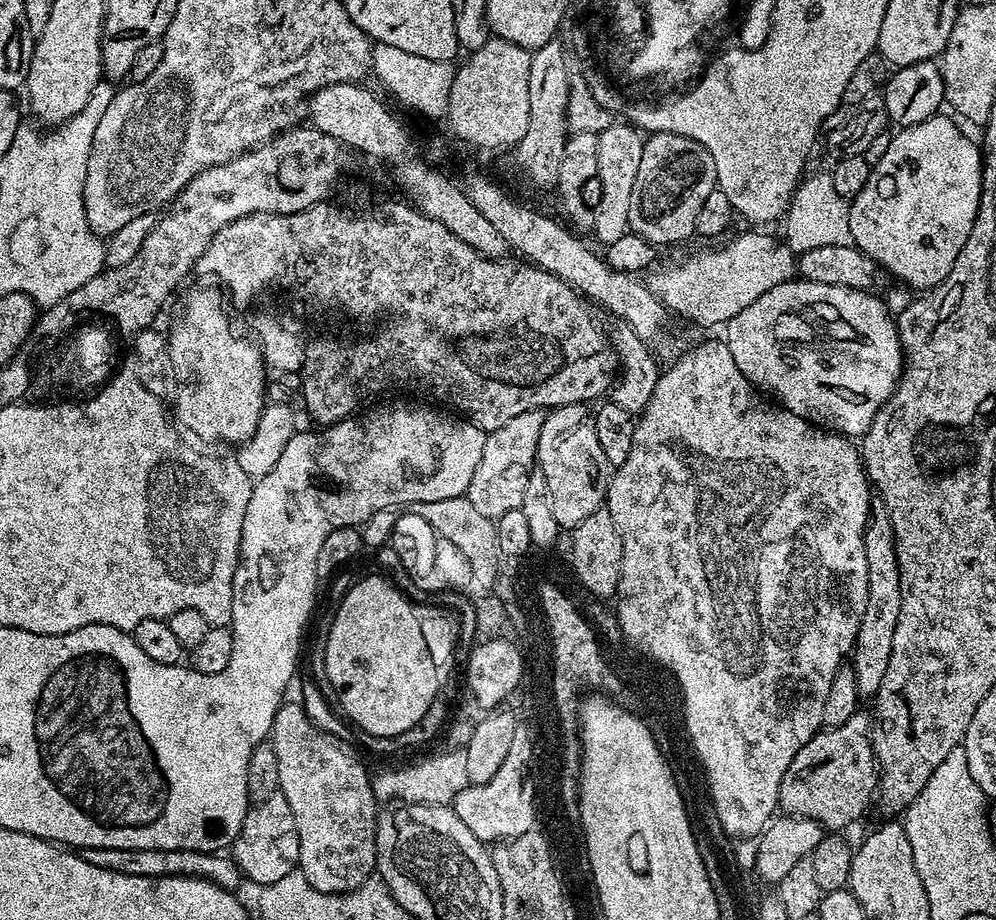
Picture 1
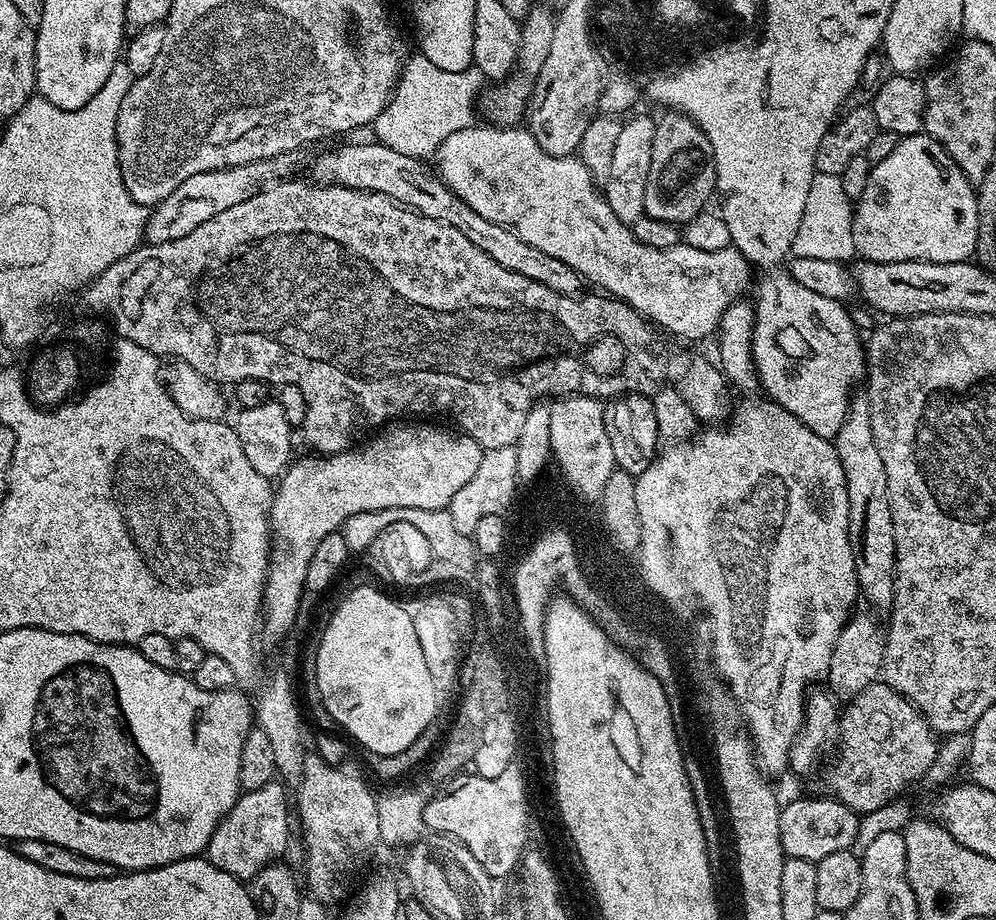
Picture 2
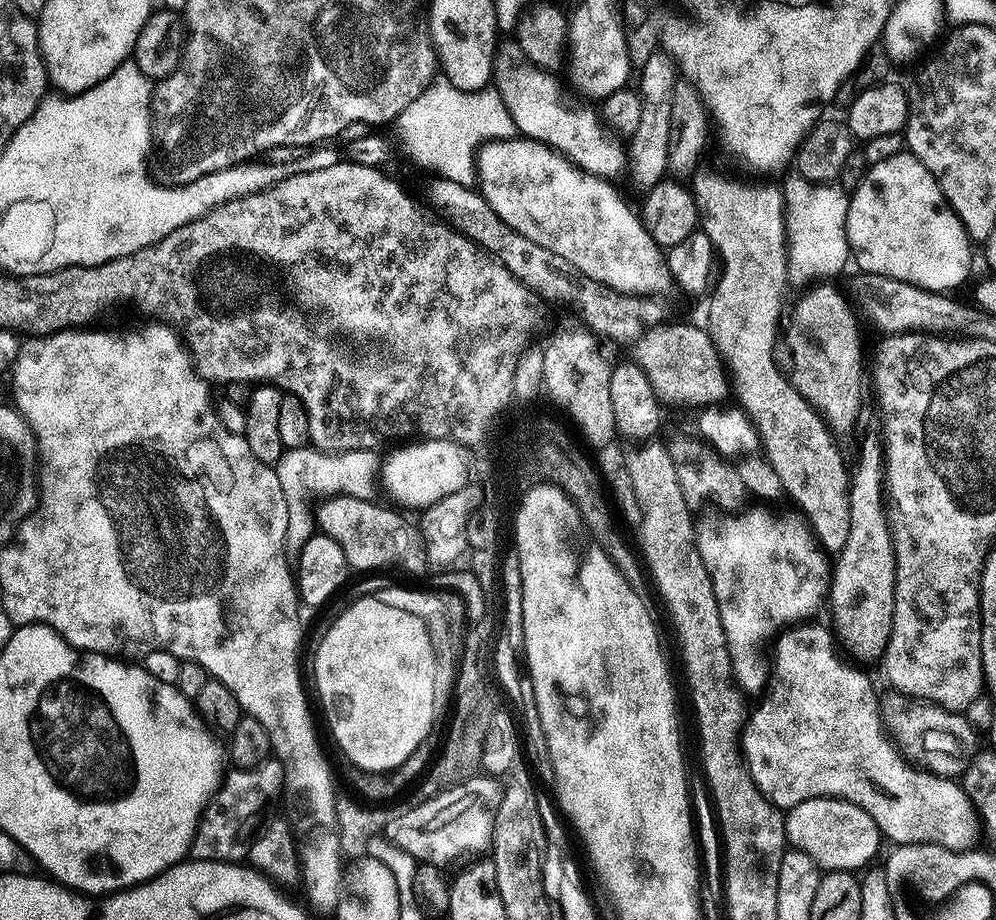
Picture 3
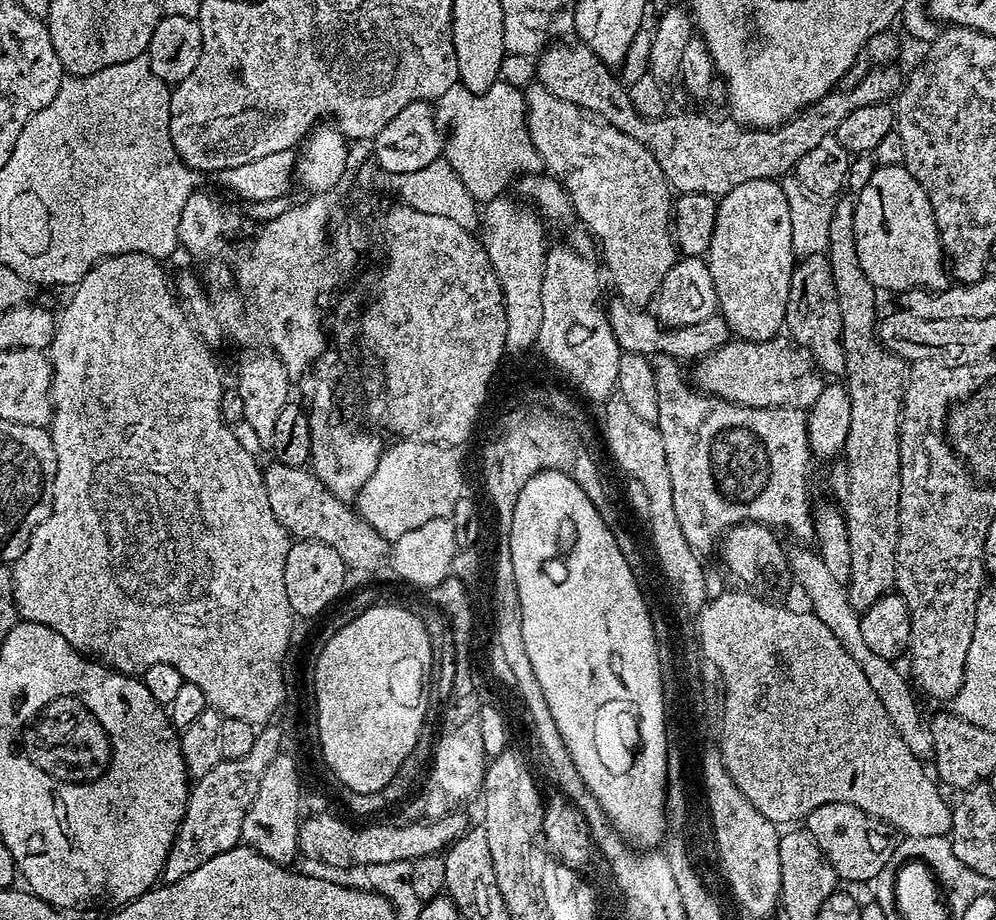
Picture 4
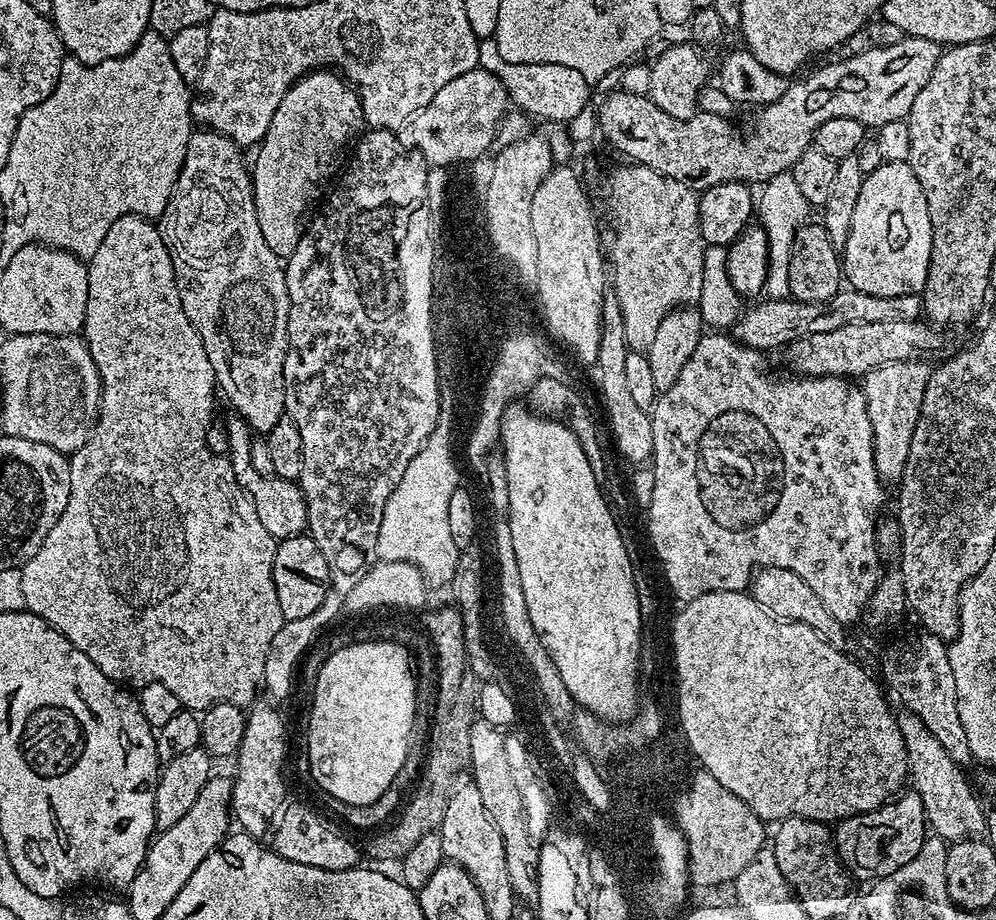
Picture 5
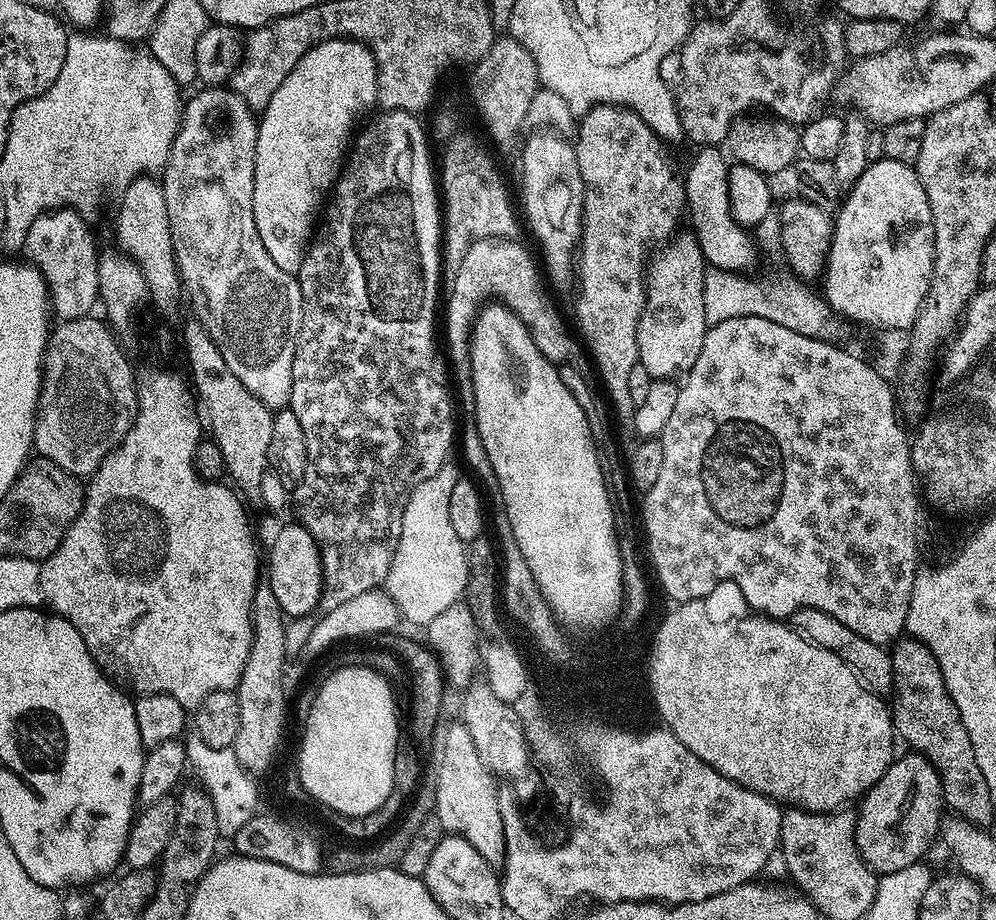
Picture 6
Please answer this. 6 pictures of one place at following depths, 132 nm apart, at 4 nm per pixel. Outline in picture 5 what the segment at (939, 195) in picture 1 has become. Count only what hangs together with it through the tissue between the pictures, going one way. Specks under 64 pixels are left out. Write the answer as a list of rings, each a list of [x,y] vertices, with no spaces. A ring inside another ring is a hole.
[[[886,162],[878,166],[878,170],[867,173],[860,187],[858,202],[854,202],[854,222],[850,234],[846,238],[846,246],[842,250],[842,276],[847,287],[862,290],[862,294],[874,294],[878,298],[898,298],[899,296],[915,296],[923,293],[928,287],[928,272],[932,269],[932,219],[926,206],[926,194],[914,174],[912,165],[907,162]]]

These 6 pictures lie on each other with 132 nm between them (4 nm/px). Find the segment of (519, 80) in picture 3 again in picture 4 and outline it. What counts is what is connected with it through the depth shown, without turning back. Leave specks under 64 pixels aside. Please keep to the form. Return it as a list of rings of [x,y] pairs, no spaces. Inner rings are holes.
[[[539,82],[528,84],[522,95],[530,138],[542,158],[544,168],[567,189],[575,217],[579,217],[600,239],[604,264],[620,291],[617,292],[619,299],[637,306],[647,305],[647,300],[649,303],[655,297],[662,278],[678,259],[672,218],[674,192],[662,166],[658,166],[654,154],[650,154],[642,142],[630,138],[630,134],[622,134],[622,130],[610,126],[603,118],[597,119],[578,105],[550,94],[550,90],[543,88]]]

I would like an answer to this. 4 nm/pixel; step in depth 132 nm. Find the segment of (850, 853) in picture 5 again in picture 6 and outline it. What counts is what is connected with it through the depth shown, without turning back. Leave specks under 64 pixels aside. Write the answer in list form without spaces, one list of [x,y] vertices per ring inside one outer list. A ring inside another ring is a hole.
[[[911,750],[905,753],[905,756],[897,755],[886,774],[864,793],[856,812],[856,845],[864,861],[877,874],[921,863],[928,847],[935,840],[937,843],[946,812],[938,770],[934,770],[922,753]]]

